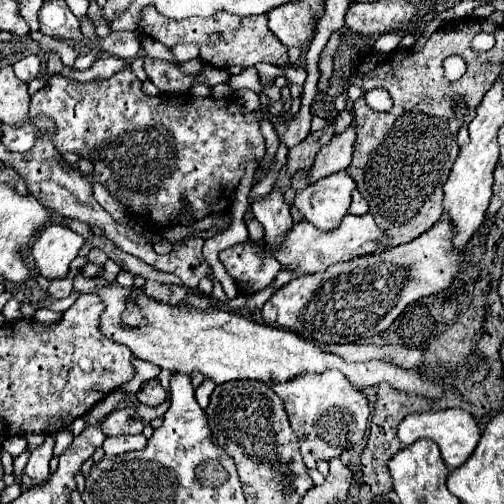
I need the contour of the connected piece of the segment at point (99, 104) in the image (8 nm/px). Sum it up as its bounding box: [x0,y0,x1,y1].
[2,70,270,232]

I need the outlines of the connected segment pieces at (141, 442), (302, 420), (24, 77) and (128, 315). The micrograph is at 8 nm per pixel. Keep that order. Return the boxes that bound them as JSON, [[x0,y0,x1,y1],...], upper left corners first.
[[102,434,146,456],[272,371,370,468],[14,56,40,82],[122,298,146,328]]

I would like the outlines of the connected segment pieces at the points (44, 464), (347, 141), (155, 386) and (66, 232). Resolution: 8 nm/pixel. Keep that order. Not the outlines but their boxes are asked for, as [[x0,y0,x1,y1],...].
[[24,436,54,484],[310,124,356,184],[136,378,166,406],[32,226,84,280]]

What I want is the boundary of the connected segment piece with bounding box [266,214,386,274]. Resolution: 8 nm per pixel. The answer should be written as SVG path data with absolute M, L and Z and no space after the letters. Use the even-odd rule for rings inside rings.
M346 214L342 218L340 226L336 230L330 230L330 232L318 230L308 222L296 222L292 226L292 230L286 234L280 250L274 250L270 246L266 246L266 248L274 254L274 258L282 266L296 270L298 274L314 274L314 272L324 272L326 266L330 266L330 264L352 260L356 256L372 254L378 248L386 248L384 244L380 244L380 240L384 236L386 236L386 232L382 232L382 228L378 228L378 224L374 222L374 216L370 216L370 214L364 214L364 216Z

